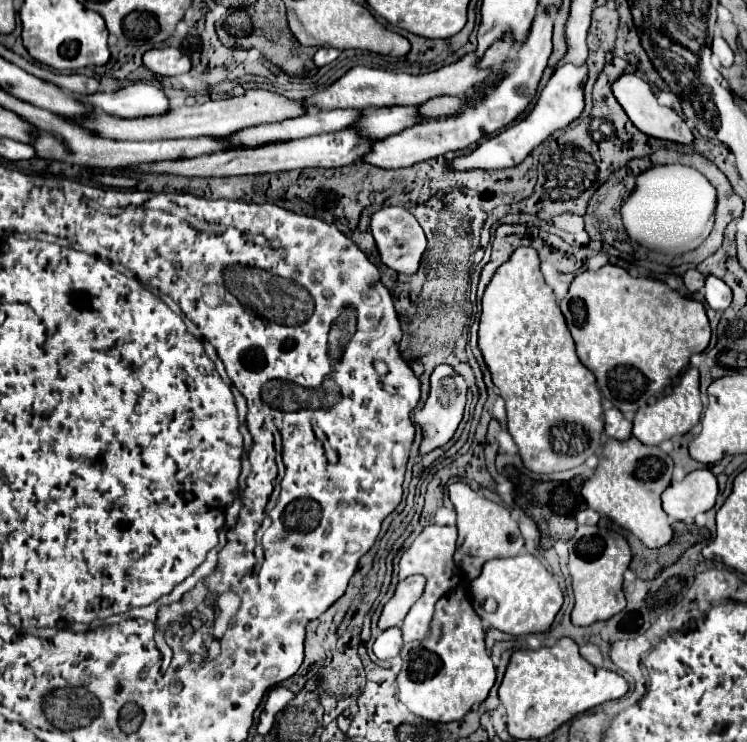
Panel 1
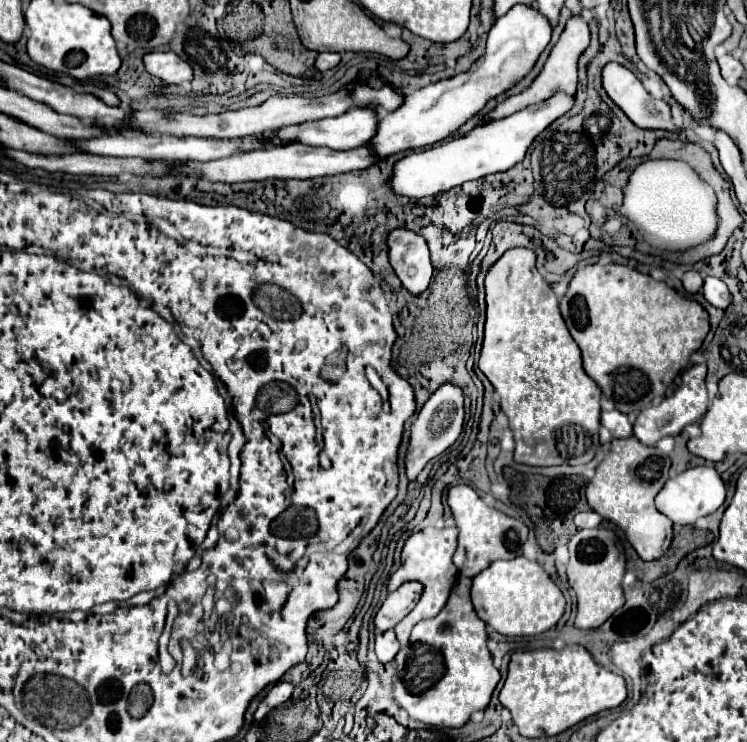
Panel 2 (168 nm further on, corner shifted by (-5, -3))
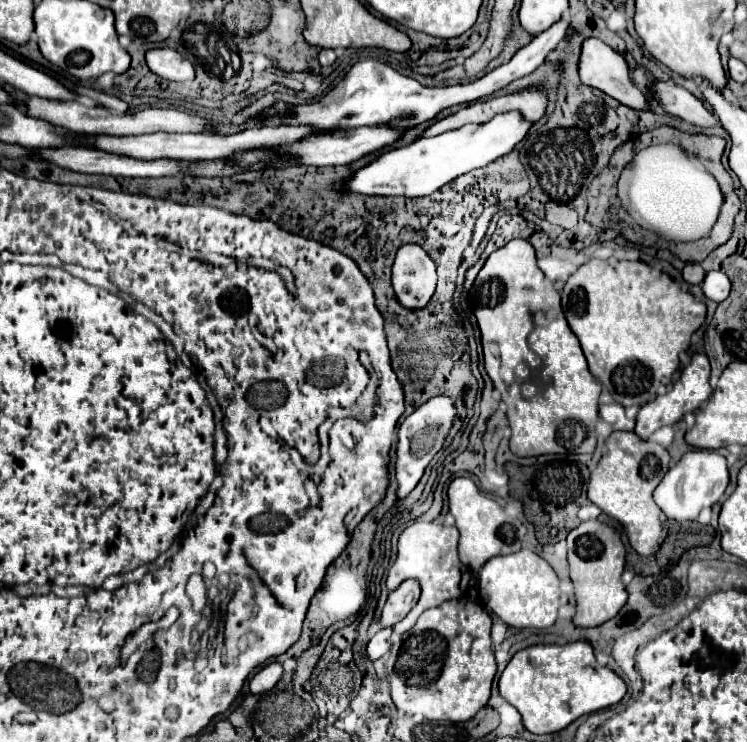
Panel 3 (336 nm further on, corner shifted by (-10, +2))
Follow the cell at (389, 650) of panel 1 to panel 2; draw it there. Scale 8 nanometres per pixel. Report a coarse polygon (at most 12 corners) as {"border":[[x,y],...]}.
{"border":[[394,631],[376,635],[378,661],[394,659],[400,649]]}

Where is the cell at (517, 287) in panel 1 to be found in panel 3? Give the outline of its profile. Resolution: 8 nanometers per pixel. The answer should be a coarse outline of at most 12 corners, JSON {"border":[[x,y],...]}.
{"border":[[527,240],[475,280],[513,454],[595,452],[601,382]]}

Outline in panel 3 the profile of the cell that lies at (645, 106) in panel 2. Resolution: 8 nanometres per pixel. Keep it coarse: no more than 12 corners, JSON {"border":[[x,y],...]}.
{"border":[[597,38],[581,50],[579,74],[633,110],[649,100],[631,82],[627,60]]}

